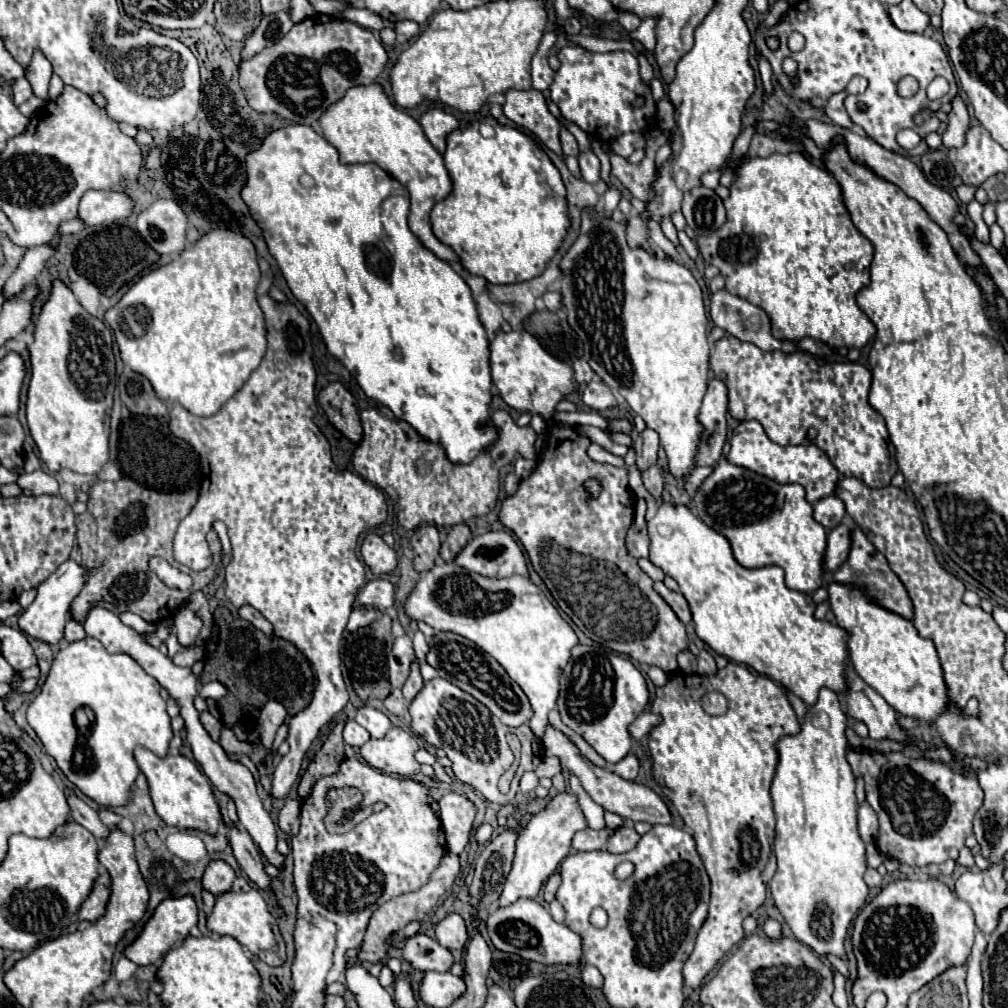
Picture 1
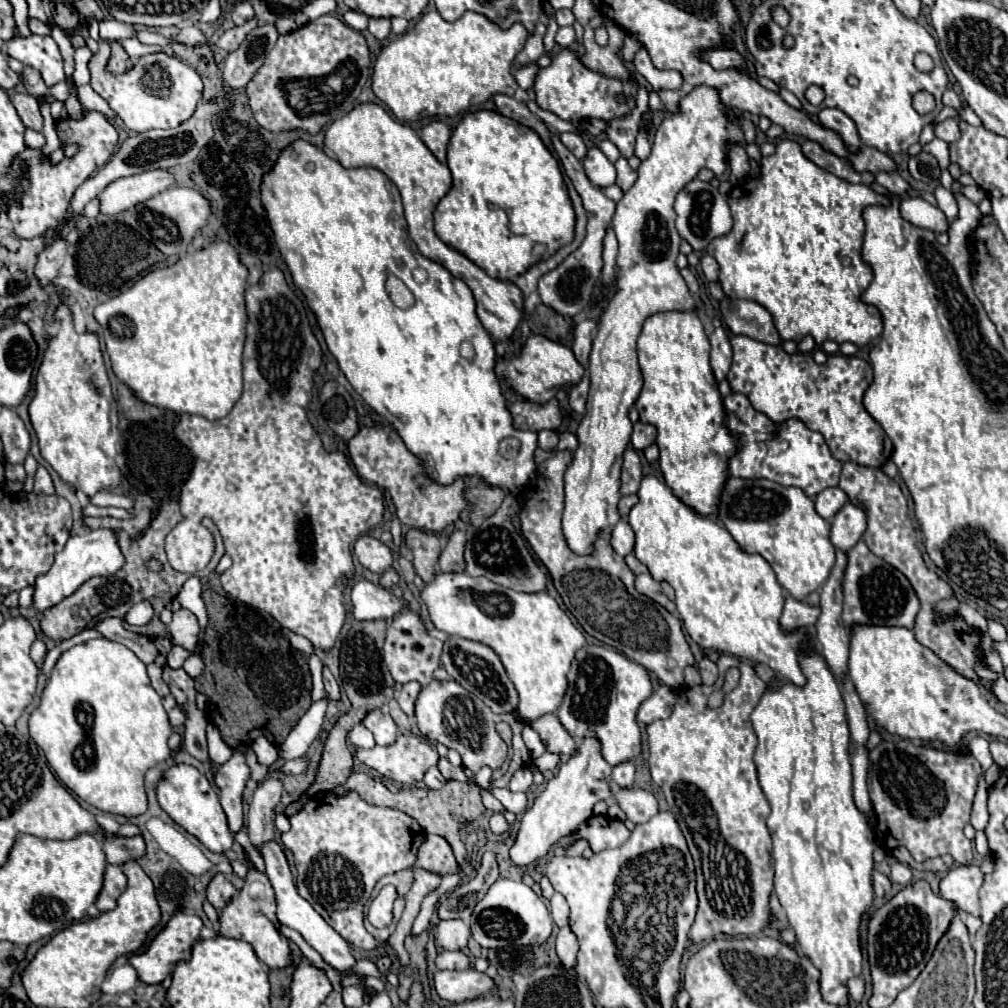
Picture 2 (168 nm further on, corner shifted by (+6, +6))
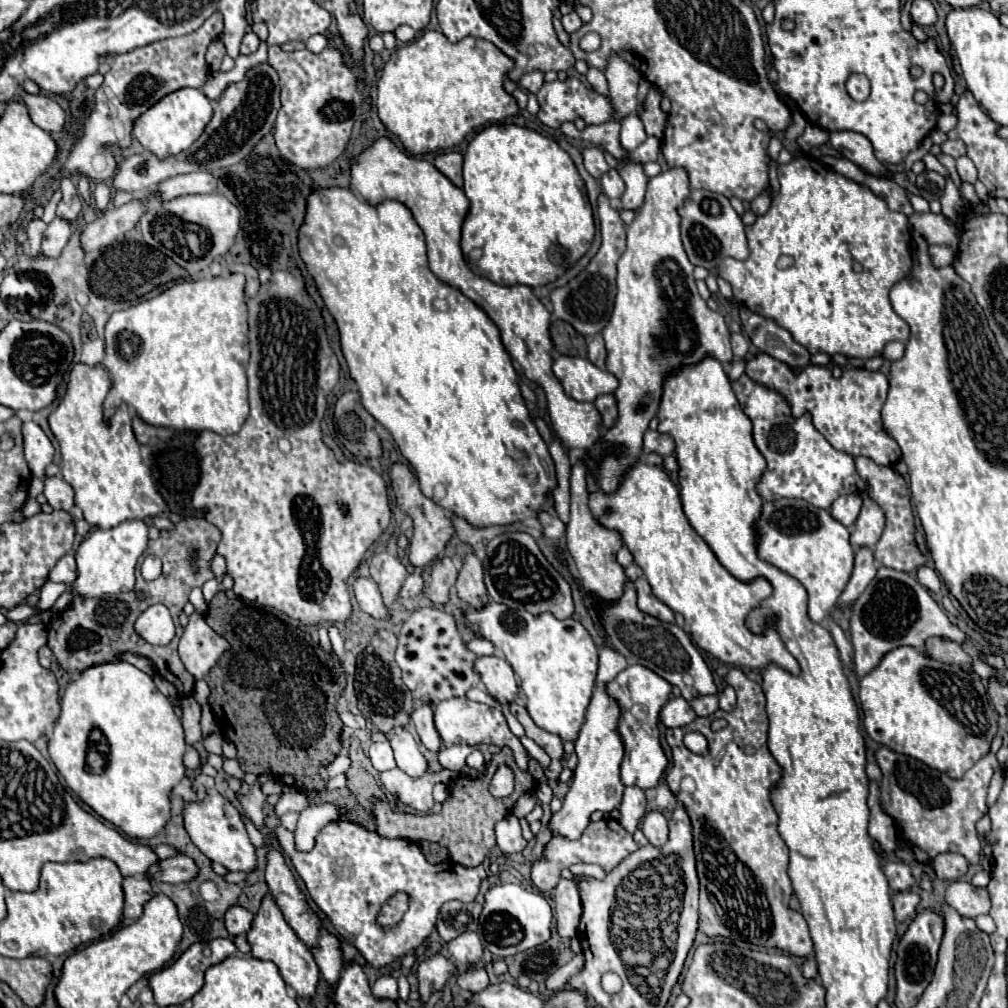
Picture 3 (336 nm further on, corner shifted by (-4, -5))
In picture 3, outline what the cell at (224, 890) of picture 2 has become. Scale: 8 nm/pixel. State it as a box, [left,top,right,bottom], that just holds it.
[224,905,252,935]

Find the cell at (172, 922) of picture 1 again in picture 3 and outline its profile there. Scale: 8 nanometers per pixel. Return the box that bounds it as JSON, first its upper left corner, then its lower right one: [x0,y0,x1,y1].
[150,939,236,1007]

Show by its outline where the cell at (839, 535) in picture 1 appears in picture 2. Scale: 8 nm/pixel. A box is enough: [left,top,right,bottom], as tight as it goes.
[830,504,866,552]

